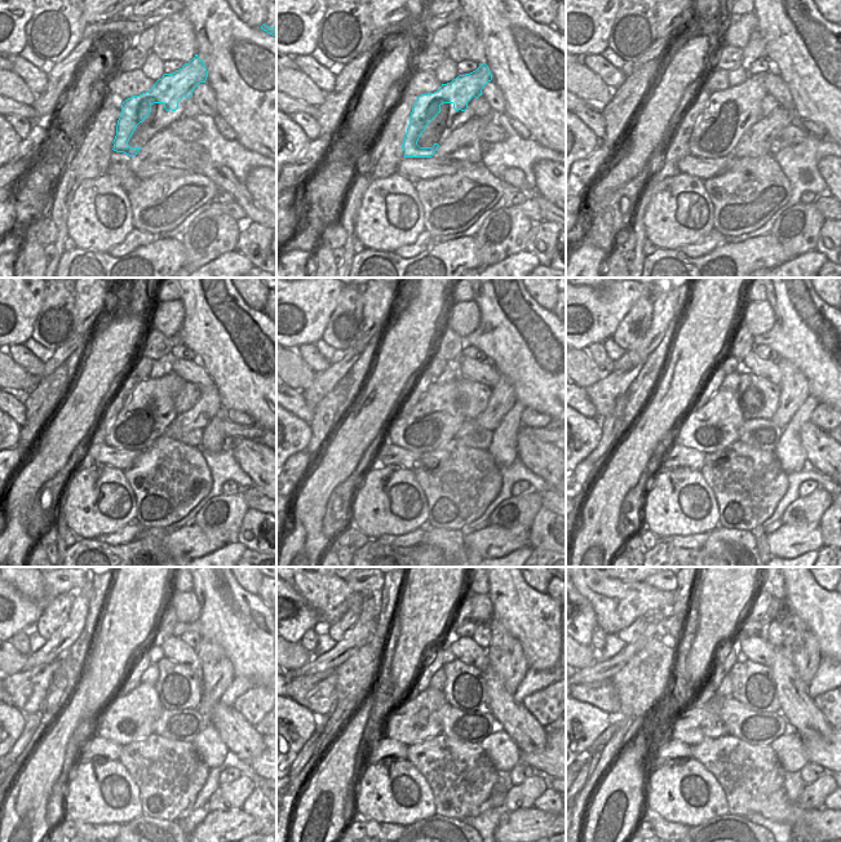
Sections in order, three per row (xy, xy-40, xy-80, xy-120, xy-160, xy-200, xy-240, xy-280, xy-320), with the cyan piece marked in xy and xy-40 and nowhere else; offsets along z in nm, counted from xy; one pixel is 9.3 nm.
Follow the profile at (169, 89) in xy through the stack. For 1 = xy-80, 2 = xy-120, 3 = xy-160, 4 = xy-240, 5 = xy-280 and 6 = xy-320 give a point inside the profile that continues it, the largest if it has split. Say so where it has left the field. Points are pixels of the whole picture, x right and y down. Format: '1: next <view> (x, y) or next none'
1: next xy-80 (748, 93)
2: next xy-120 (119, 435)
3: next xy-160 (406, 433)
4: next xy-240 (125, 718)
5: next xy-280 (414, 721)
6: next xy-320 (698, 722)

